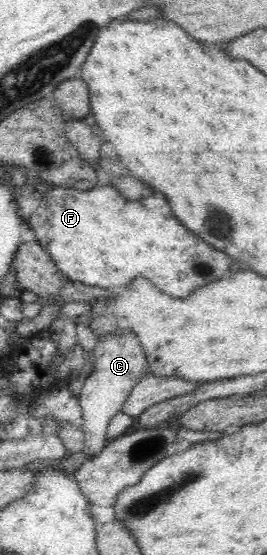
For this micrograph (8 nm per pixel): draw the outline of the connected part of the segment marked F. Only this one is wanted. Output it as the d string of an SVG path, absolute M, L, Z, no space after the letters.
M96 185L87 191L53 186L44 193L37 210L31 214L29 226L35 240L48 251L60 271L70 281L82 282L88 286L98 285L111 290L114 286L128 288L134 278L146 274L146 280L150 280L156 288L170 294L172 298L184 300L196 288L202 288L204 284L228 276L232 264L228 254L212 248L196 234L188 232L188 228L184 228L176 220L176 216L172 216L170 204L162 194L150 196L140 202L130 202L124 196L120 196L112 185Z

